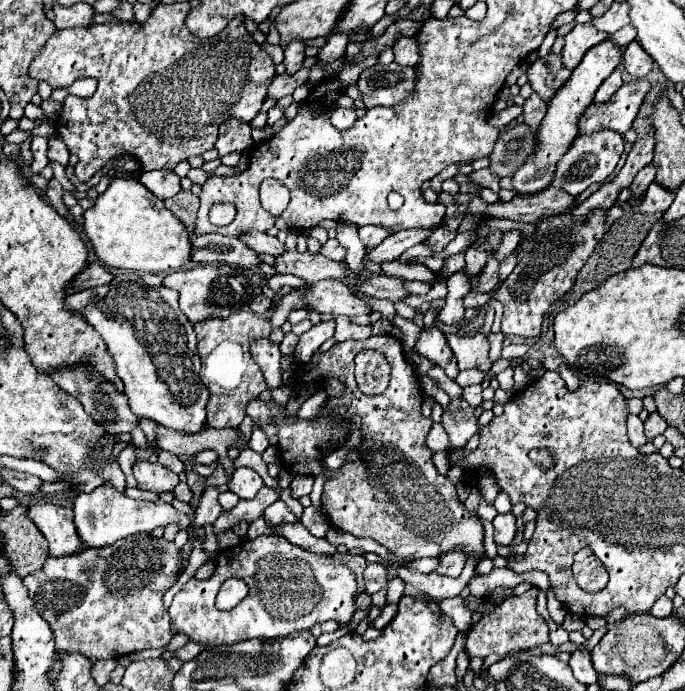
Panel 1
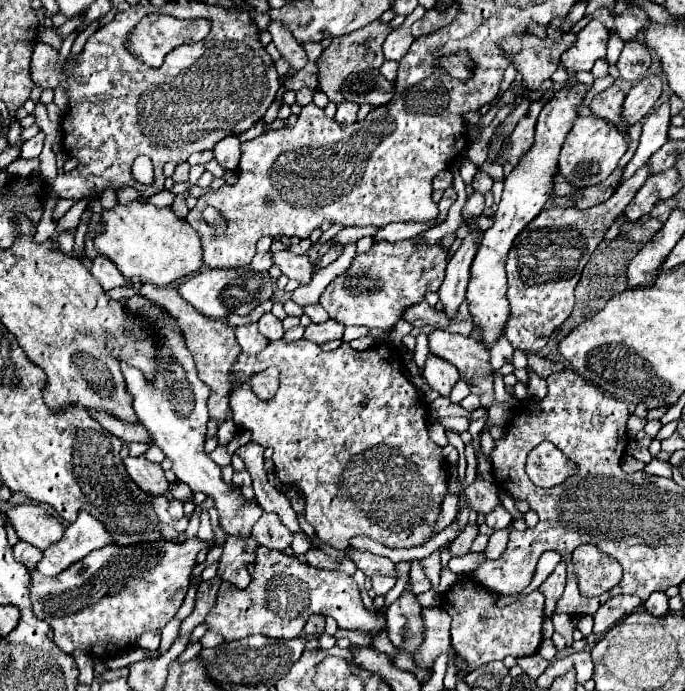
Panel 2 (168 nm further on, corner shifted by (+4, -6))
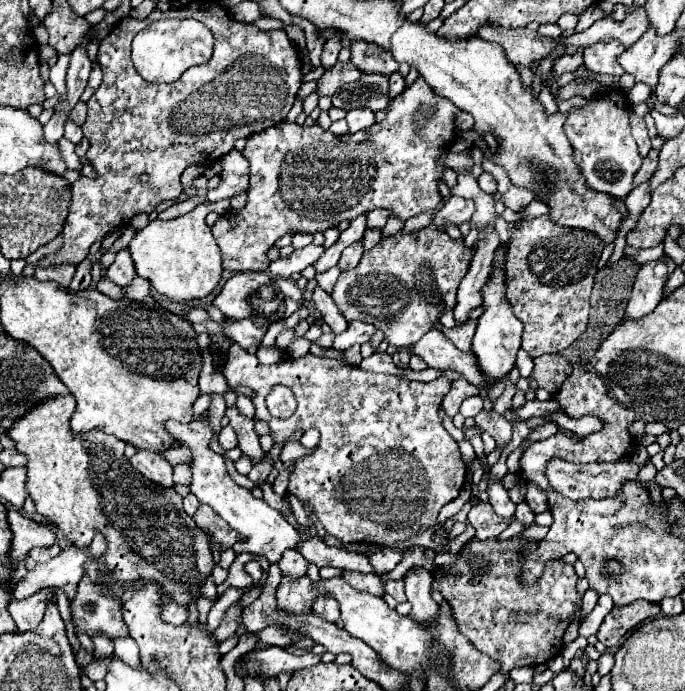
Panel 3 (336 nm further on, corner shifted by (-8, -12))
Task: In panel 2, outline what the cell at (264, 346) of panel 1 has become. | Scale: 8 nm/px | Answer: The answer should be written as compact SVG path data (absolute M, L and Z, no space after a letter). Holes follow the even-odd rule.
M256 322L246 324L246 326L236 326L236 340L242 348L242 352L246 354L258 354L260 350L264 350L264 346L268 346L268 340L258 332Z

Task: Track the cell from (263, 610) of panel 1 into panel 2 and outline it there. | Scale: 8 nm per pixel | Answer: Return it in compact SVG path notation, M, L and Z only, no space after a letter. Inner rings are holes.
M264 546L256 550L254 578L248 588L238 590L236 586L222 582L216 606L204 622L226 640L238 640L252 634L292 640L302 634L310 614L332 616L338 622L338 628L360 630L370 636L386 630L386 618L376 618L376 614L364 606L358 586L348 574L336 570L316 570L302 564L298 558L278 550L266 550Z

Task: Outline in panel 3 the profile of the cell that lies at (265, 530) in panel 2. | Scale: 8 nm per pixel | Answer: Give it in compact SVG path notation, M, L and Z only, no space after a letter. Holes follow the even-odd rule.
M286 550L282 554L282 560L280 560L280 570L282 574L288 574L288 576L302 576L306 574L306 566L308 562L304 560L304 556L300 556L298 550Z

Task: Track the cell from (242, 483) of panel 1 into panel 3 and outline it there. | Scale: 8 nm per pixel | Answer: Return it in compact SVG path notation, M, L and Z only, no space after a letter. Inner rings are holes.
M268 456L268 464L254 464L252 470L250 470L250 474L248 474L248 478L250 478L256 486L262 486L262 484L266 482L272 466L274 466L274 460L272 460L272 456Z

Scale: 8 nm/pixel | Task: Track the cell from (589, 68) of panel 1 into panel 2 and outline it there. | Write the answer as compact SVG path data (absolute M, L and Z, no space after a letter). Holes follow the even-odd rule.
M566 84L564 90L558 92L556 98L544 106L536 124L536 144L528 150L528 154L506 178L502 200L494 214L494 224L490 230L482 234L480 250L474 256L474 262L470 268L470 284L466 288L466 300L468 300L468 310L472 314L474 328L480 330L482 344L488 348L494 346L494 342L498 342L498 338L502 336L504 326L508 322L508 314L510 314L508 300L506 300L506 270L504 270L508 250L514 238L520 234L520 230L528 222L532 222L536 214L540 214L540 210L552 196L552 184L554 184L552 180L558 170L558 154L566 140L566 134L572 130L572 122L578 116L578 106L582 104L582 98L586 92L588 88L584 84L576 84L576 86Z

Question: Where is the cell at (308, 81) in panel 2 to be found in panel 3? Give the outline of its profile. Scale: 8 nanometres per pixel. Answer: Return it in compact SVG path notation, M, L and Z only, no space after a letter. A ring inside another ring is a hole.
M336 62L330 70L326 70L324 74L322 74L322 78L318 80L318 88L316 88L316 94L318 96L332 96L332 94L336 94L344 84L348 84L348 82L354 82L354 80L358 80L360 78L360 70L356 70L356 68L352 68L352 64L348 62L348 64L342 64L342 62Z

